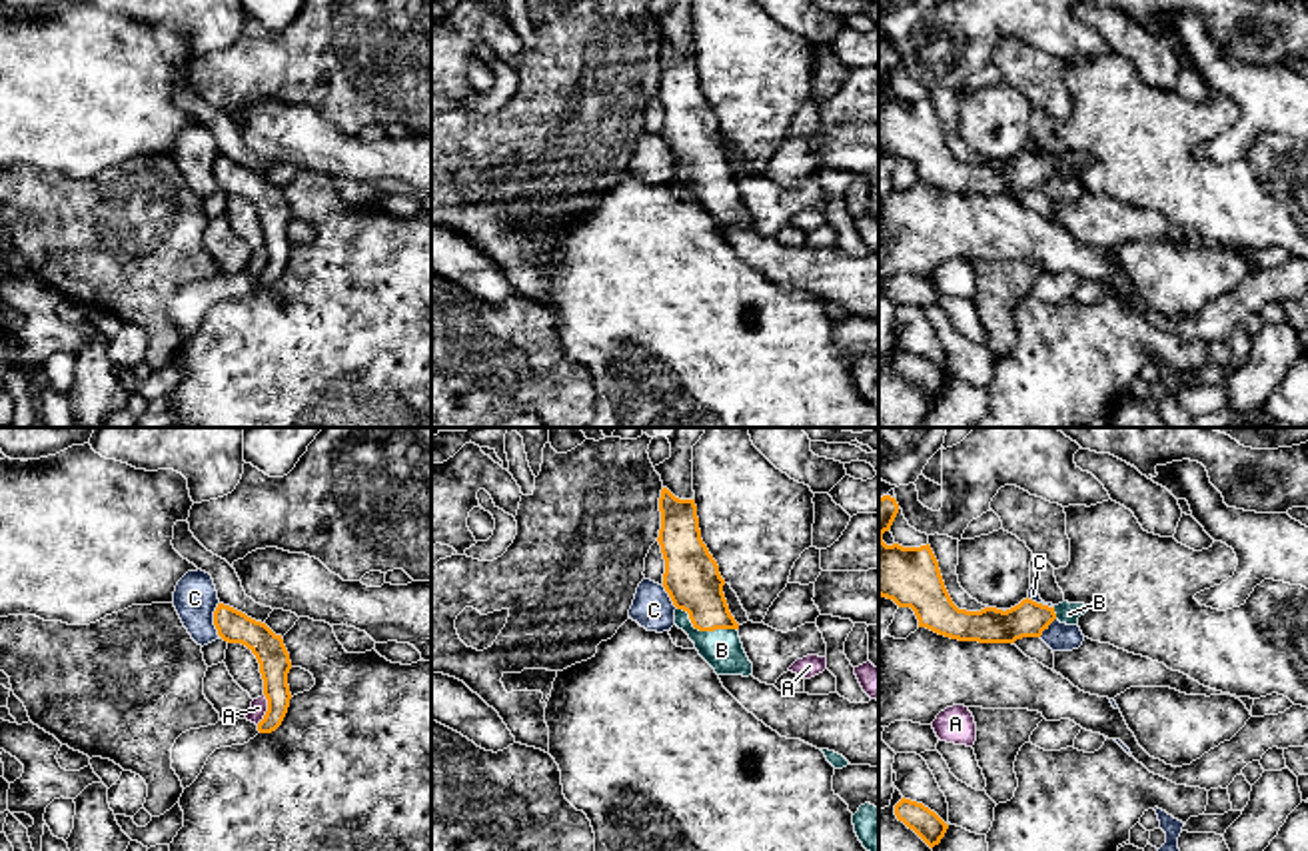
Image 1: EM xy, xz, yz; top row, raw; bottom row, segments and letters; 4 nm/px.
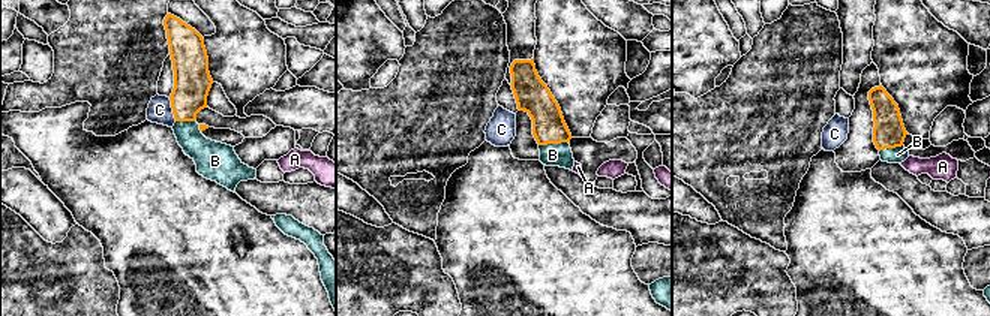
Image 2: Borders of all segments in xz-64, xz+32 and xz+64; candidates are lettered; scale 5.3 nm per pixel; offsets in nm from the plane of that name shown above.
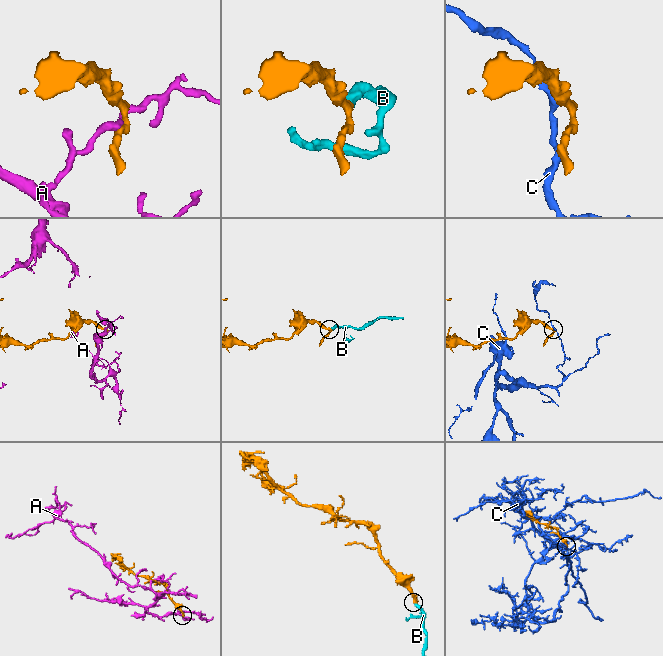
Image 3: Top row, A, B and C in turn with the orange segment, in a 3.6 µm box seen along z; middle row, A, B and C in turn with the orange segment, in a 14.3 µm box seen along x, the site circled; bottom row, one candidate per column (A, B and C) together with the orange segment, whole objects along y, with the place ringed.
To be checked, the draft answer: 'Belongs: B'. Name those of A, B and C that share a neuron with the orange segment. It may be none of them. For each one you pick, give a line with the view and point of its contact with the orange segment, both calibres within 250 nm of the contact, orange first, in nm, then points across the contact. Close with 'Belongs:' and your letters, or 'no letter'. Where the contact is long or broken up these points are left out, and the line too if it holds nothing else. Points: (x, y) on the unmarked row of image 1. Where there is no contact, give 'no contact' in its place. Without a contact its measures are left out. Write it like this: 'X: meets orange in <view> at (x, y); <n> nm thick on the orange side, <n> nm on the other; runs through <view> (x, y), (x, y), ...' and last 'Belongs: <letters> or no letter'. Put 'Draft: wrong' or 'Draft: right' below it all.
B: meets orange in xz at (703, 182); 220 nm thick on the orange side, 160 nm on the other; runs through xz (691, 130), (701, 156), (703, 182), (721, 202)
Belongs: B
Draft: right

